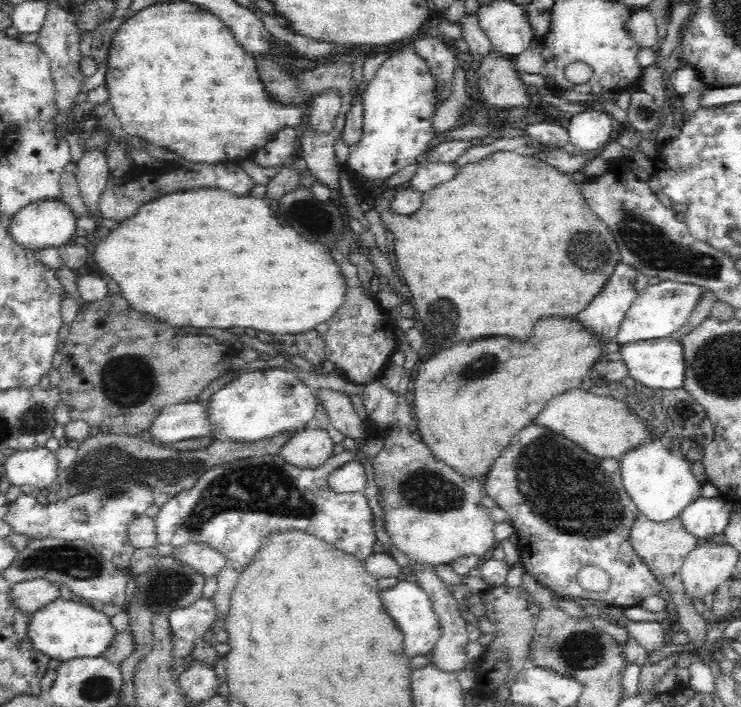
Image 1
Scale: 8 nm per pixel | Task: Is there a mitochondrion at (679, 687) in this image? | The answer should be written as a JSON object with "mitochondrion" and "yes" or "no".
{"mitochondrion":"no"}

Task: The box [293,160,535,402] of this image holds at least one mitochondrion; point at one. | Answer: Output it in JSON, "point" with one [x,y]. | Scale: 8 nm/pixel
{"point":[440,313]}

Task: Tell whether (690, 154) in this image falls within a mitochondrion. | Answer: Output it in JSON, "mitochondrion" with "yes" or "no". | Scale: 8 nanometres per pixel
{"mitochondrion":"no"}

